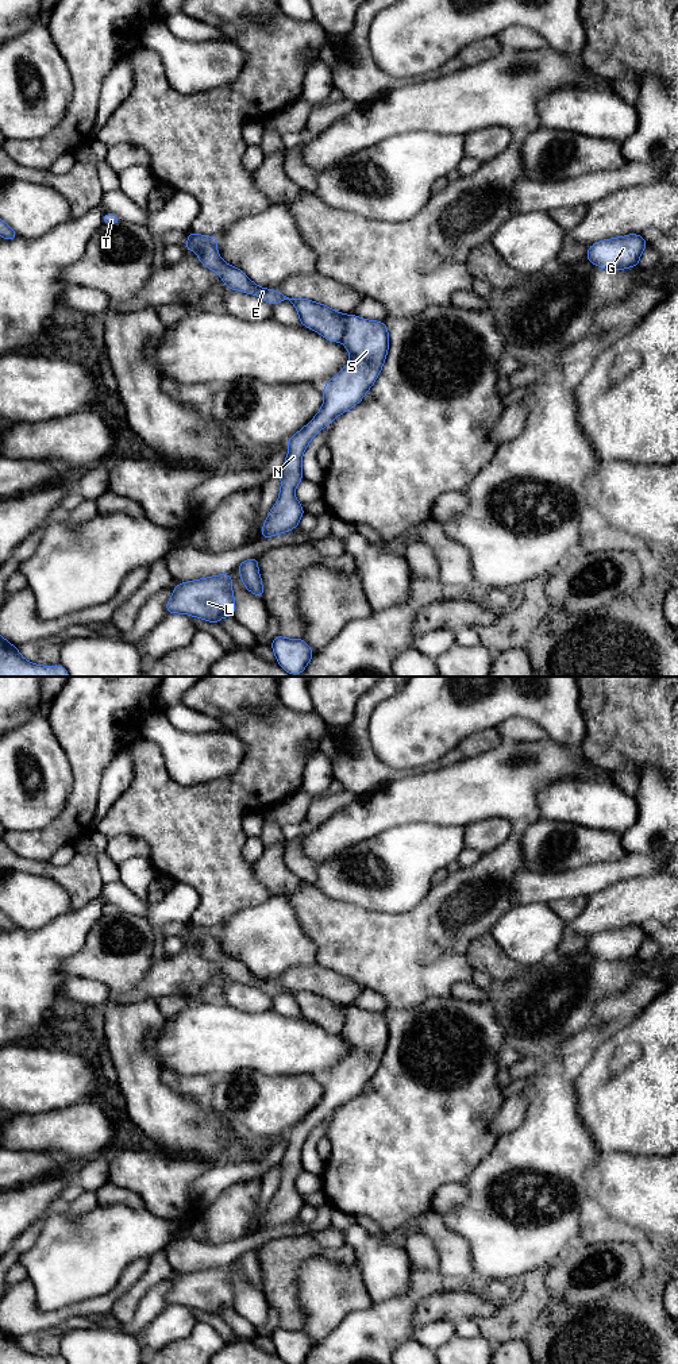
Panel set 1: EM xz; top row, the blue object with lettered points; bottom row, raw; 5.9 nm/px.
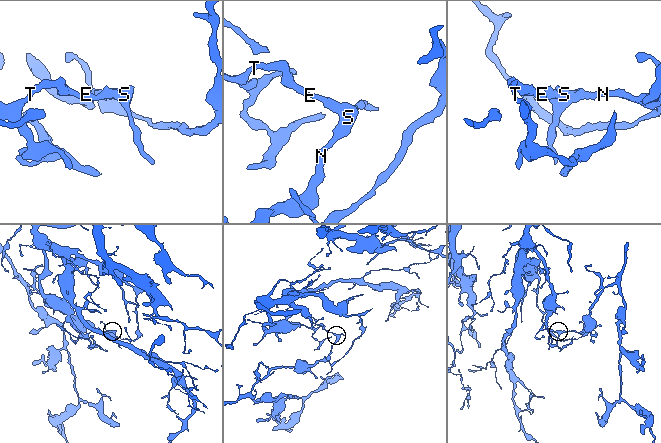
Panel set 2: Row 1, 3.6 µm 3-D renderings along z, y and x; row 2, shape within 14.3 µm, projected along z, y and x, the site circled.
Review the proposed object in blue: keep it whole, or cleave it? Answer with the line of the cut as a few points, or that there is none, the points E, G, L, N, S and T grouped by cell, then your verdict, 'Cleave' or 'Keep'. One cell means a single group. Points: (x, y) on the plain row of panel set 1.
Split along xz (347, 1006), (347, 1018), (341, 1032). Groups: E G T / L N S. Cleave

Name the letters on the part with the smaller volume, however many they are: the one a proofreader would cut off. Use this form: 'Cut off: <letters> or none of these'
Cut off: L, N, S

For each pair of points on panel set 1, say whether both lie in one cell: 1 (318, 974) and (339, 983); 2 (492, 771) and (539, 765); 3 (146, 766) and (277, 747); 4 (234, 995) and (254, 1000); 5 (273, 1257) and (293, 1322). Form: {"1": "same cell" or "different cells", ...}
{"1": "same cell", "2": "same cell", "3": "same cell", "4": "same cell", "5": "same cell"}

